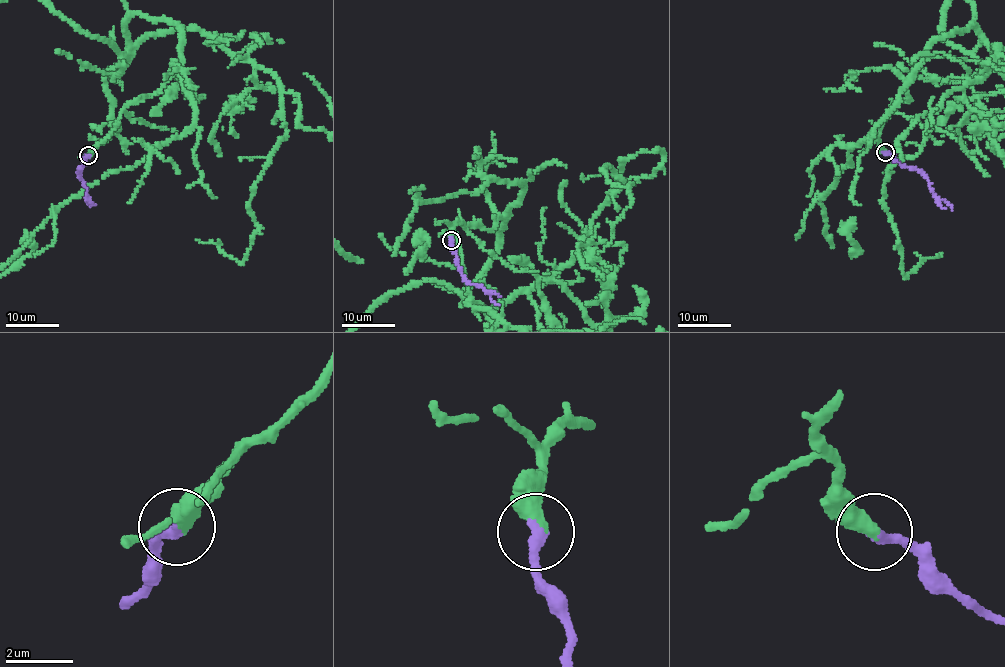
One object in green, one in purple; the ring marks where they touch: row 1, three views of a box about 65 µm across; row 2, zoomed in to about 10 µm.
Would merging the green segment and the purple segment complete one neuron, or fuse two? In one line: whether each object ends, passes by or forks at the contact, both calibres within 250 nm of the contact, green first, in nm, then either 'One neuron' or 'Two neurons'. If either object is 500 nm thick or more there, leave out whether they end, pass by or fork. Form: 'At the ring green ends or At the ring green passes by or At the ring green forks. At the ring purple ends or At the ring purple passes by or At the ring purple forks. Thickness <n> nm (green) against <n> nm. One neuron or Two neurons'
Thickness 550 nm (green) against 360 nm. One neuron

